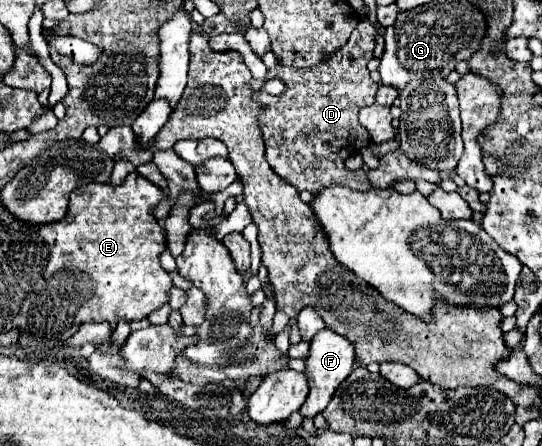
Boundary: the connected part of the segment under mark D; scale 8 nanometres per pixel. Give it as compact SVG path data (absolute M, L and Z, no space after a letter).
M363 18L341 52L333 54L327 62L303 70L289 66L267 70L265 78L283 78L287 90L281 96L271 96L265 90L253 94L253 100L263 108L257 124L267 146L267 162L299 192L309 190L315 194L333 184L351 190L371 190L367 174L363 170L347 170L345 160L371 144L371 136L359 124L357 114L363 106L375 102L377 84L367 70L367 62L373 58L375 36L375 26Z

